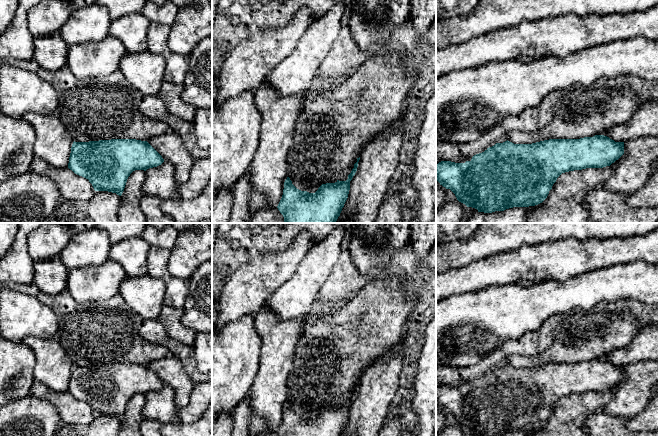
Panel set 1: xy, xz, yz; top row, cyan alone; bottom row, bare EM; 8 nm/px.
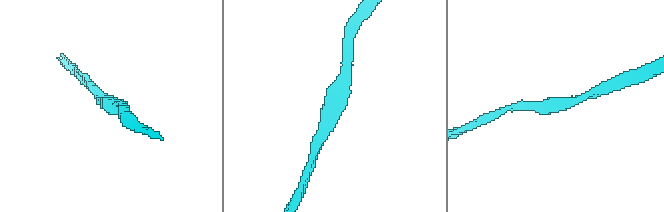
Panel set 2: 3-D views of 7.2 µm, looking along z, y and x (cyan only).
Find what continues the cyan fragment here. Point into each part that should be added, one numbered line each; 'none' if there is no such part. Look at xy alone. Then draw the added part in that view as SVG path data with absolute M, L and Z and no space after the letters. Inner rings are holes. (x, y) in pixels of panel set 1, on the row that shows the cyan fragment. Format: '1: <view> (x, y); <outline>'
none

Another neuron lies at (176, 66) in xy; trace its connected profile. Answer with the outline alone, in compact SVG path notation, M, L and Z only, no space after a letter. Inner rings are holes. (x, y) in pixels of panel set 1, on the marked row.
M151 23L147 36L147 50L164 59L164 81L183 84L189 69L189 60L187 56L176 54L170 49L168 45L170 30L171 27L168 25Z

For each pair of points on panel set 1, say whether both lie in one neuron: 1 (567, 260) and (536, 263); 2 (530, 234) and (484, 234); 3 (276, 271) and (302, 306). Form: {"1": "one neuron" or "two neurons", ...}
{"1": "one neuron", "2": "one neuron", "3": "two neurons"}

